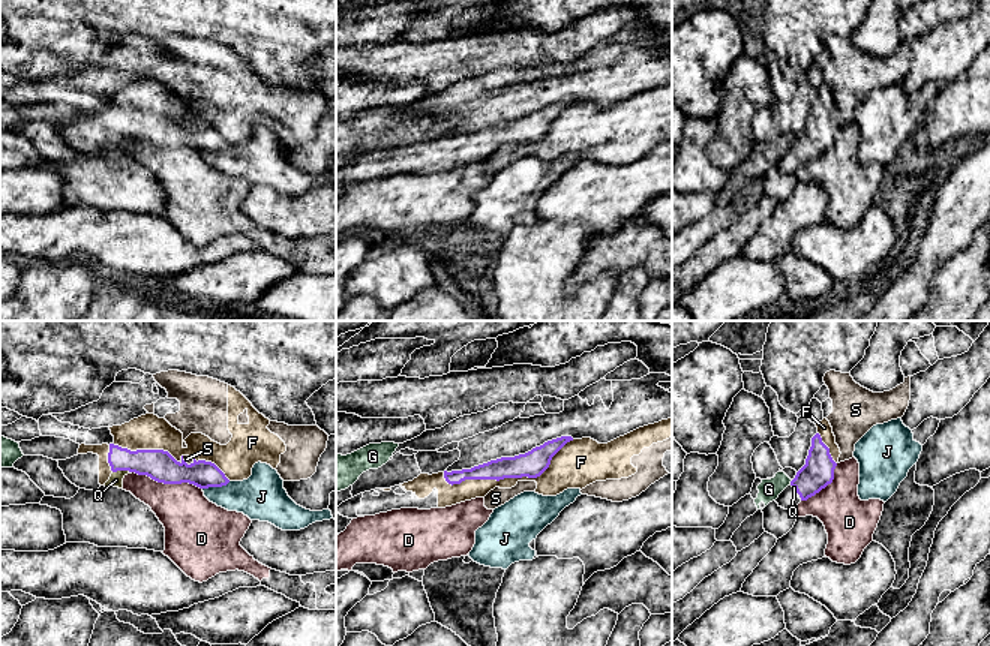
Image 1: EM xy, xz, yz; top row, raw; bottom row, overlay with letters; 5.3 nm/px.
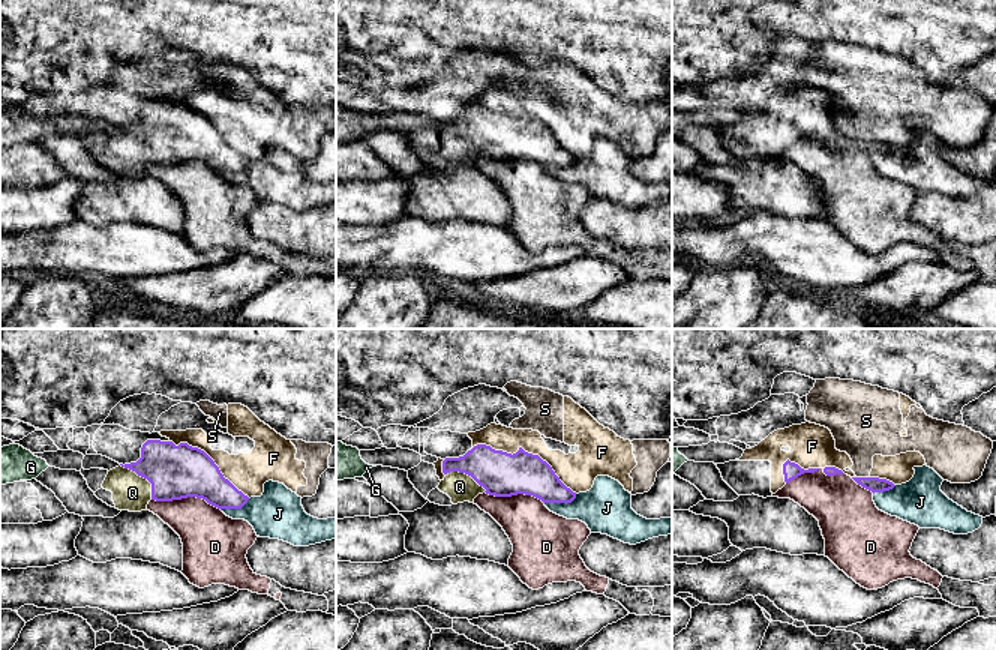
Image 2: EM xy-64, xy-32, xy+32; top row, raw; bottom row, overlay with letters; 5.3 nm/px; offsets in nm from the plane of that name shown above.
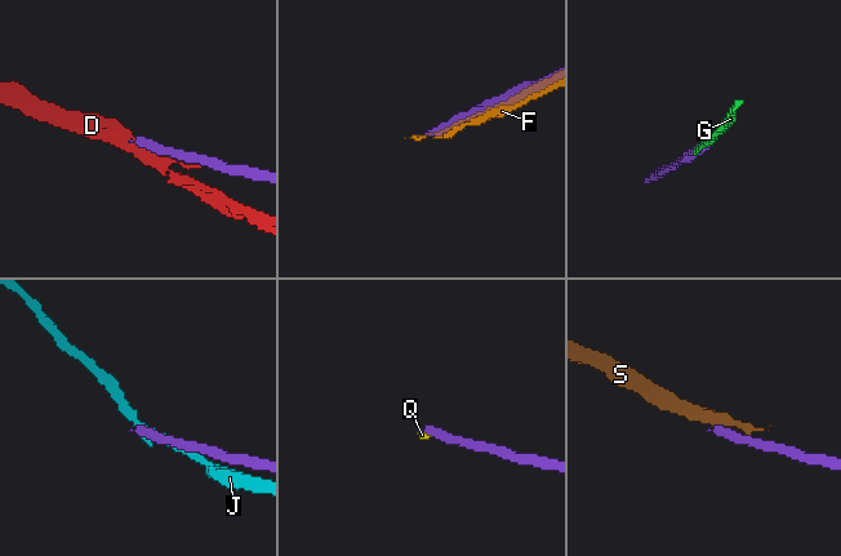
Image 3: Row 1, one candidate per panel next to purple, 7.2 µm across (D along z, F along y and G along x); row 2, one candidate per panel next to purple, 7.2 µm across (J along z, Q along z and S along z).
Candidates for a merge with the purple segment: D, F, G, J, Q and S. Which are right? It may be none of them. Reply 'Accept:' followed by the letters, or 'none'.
Accept: Q

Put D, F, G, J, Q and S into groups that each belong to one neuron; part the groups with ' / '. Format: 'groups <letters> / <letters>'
groups D / F S / G / J / Q

